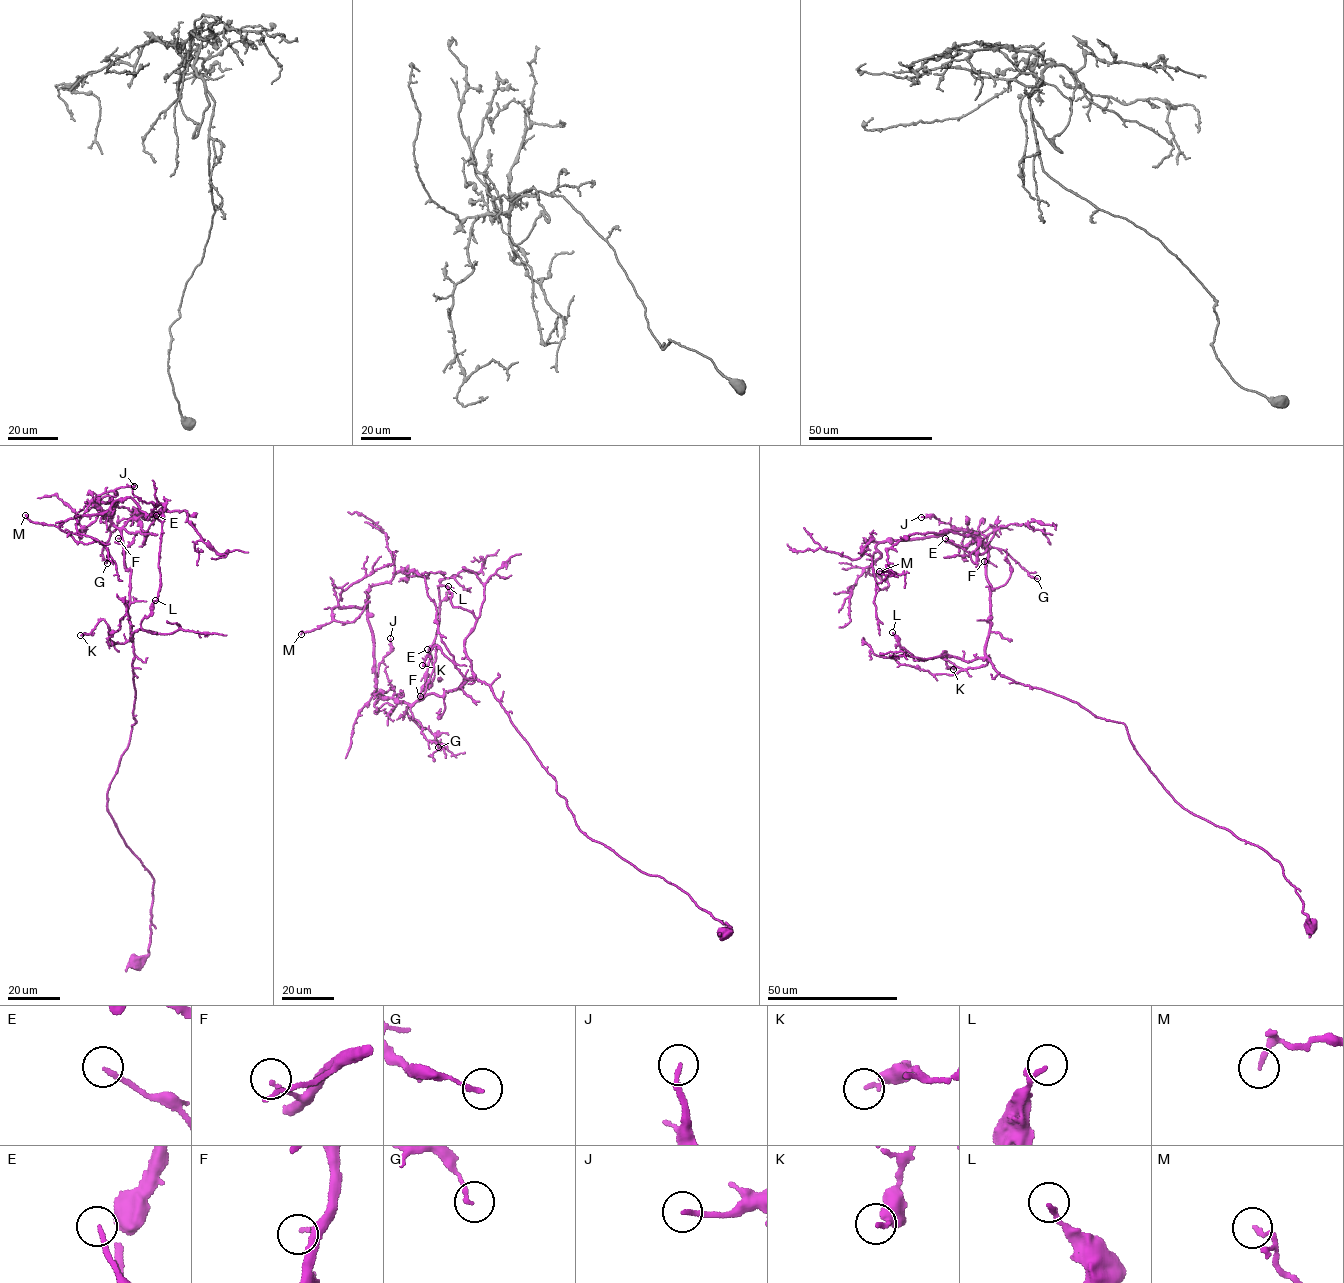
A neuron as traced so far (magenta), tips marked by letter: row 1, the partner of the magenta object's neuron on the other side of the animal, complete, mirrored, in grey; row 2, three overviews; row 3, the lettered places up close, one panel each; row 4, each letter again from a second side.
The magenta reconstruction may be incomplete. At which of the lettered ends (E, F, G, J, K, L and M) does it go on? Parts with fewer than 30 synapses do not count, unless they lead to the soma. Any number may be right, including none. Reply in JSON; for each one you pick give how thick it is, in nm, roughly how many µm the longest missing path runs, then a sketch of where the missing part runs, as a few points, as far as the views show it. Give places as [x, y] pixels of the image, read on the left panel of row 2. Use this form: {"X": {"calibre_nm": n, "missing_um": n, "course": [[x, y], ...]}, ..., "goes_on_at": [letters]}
{"goes_on_at": []}

